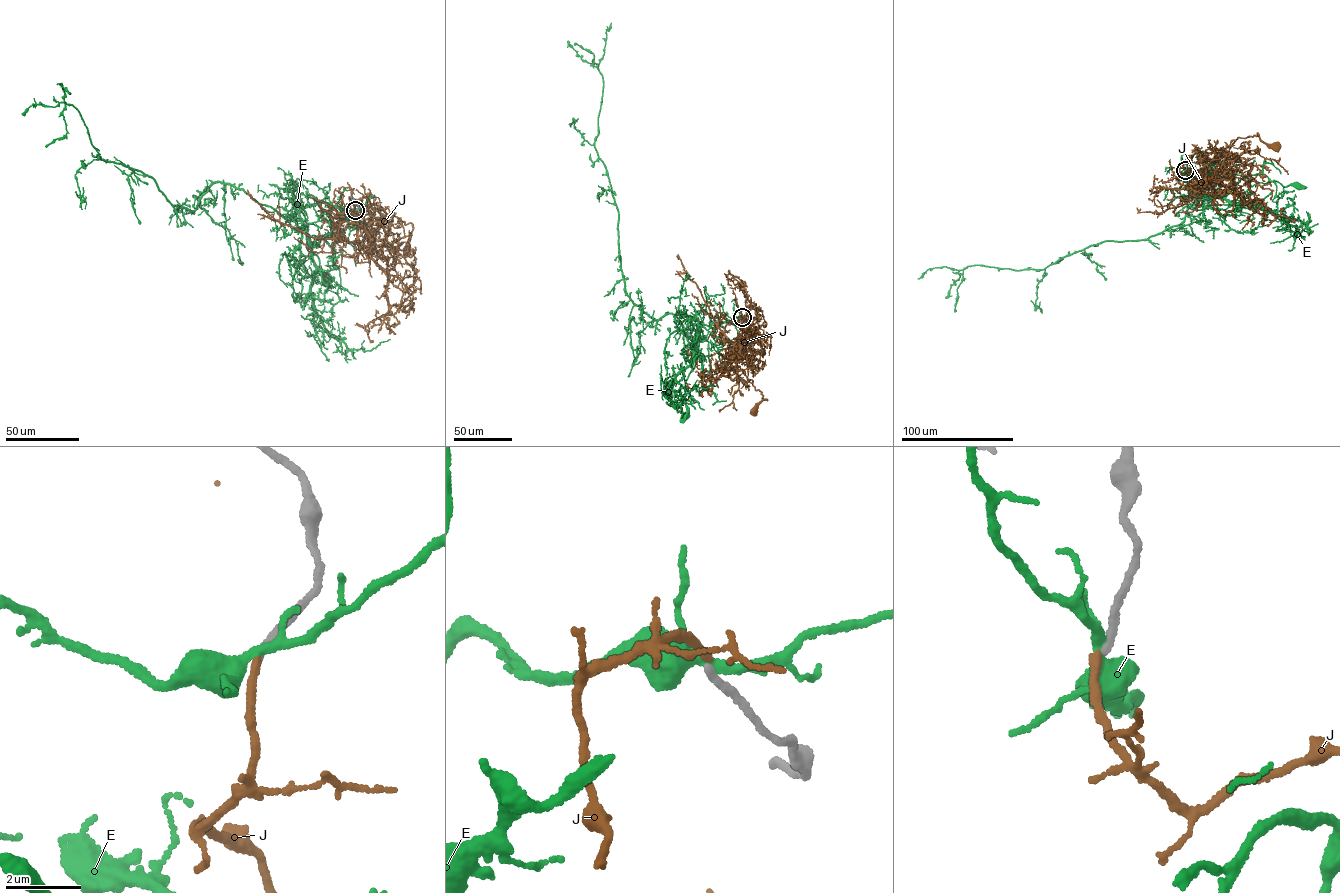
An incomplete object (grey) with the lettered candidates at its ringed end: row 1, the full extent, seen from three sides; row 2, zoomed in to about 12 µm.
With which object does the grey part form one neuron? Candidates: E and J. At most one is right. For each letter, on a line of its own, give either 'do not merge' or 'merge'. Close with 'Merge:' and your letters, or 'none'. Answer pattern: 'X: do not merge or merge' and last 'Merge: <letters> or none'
E: do not merge
J: merge
Merge: J

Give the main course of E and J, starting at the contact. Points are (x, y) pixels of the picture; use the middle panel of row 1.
E: (742, 317), (734, 316), (731, 322), (715, 328), (698, 326), (697, 357), (685, 382), (688, 397), (684, 416)
J: (742, 317), (738, 318), (743, 332), (731, 343), (730, 348), (755, 389), (767, 399), (761, 401), (753, 411)

